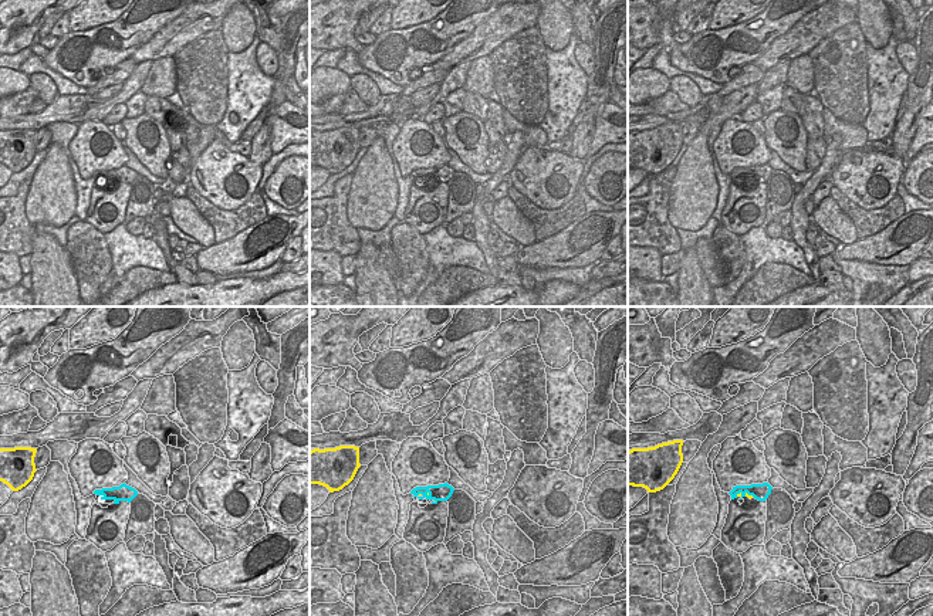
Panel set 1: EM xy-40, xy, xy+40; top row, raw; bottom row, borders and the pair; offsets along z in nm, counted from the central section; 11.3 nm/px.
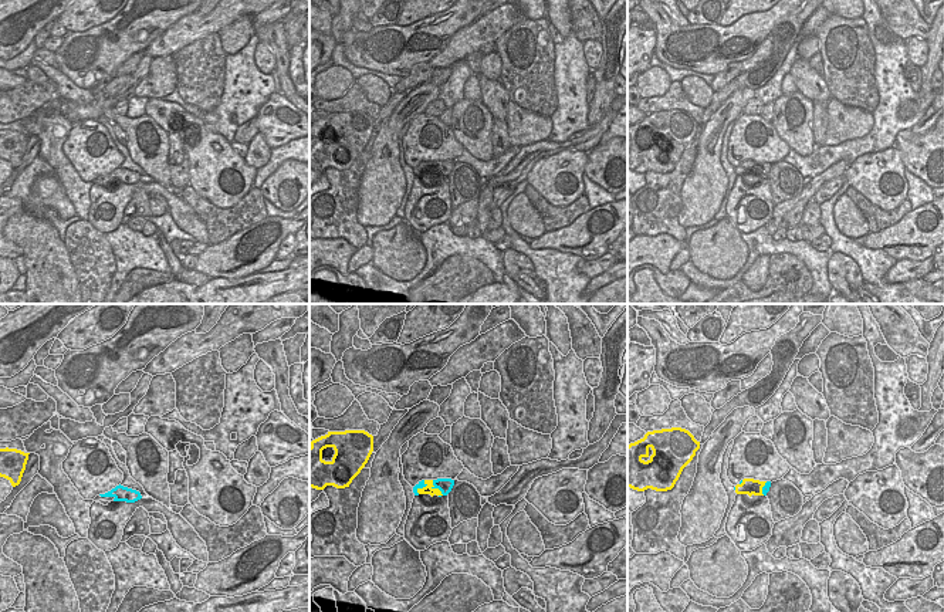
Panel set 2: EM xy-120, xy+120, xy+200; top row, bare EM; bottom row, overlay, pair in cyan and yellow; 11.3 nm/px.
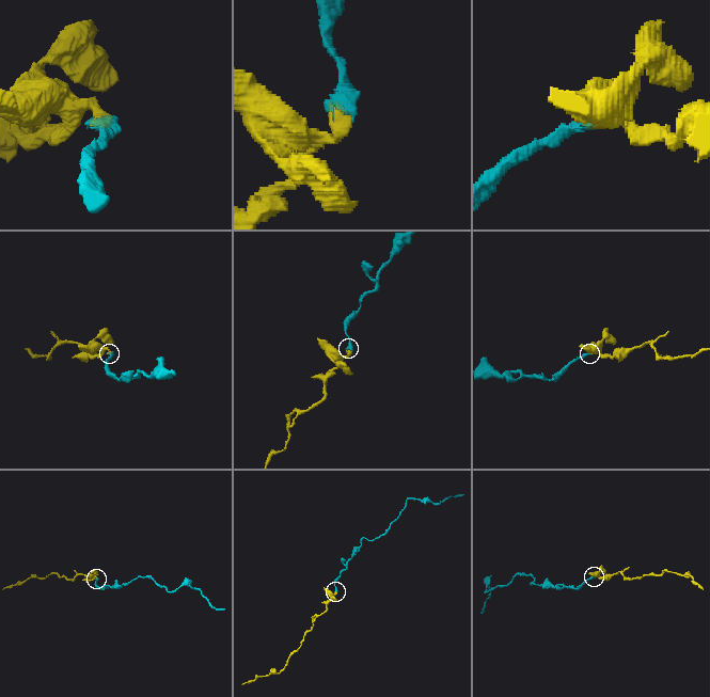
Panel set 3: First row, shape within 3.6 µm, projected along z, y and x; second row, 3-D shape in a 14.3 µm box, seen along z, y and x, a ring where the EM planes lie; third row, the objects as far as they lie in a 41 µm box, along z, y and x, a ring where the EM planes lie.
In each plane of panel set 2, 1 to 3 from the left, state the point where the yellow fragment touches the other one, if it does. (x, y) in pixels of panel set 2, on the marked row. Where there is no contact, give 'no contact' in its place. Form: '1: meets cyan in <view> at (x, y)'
1: no contact
2: meets cyan in xy+120 at (436, 487)
3: meets cyan in xy+200 at (763, 489)

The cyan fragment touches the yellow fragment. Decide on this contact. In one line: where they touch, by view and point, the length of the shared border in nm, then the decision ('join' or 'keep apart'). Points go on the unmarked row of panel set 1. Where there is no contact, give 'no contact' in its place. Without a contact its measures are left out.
xy+40 (749, 176) | 120 nm | join

